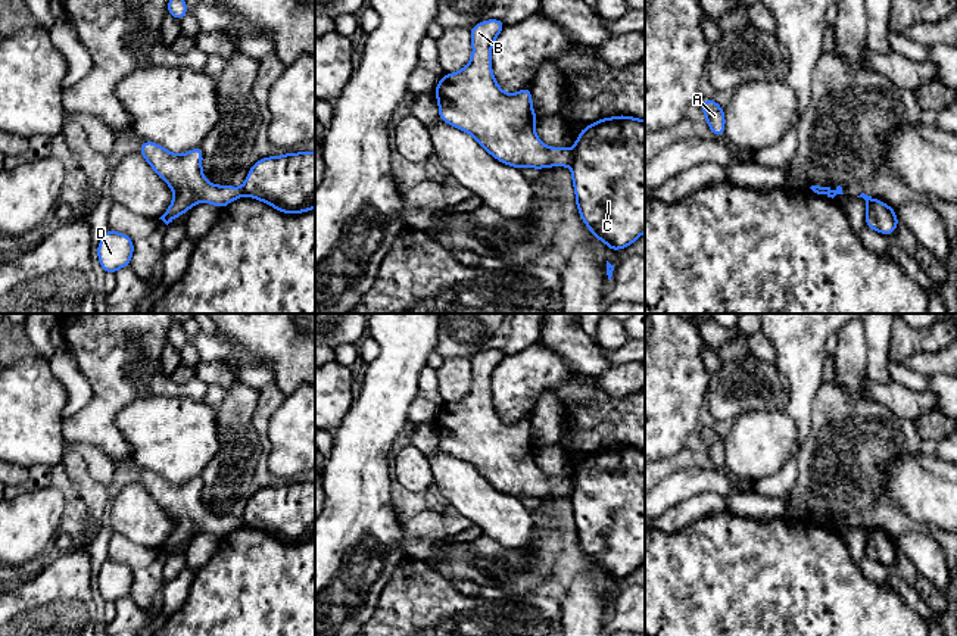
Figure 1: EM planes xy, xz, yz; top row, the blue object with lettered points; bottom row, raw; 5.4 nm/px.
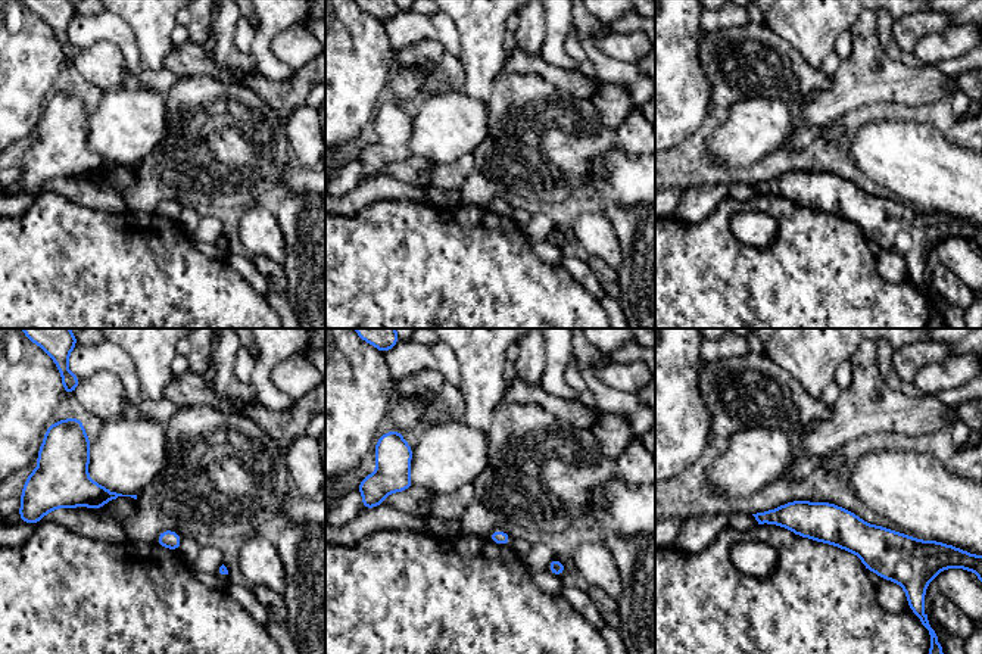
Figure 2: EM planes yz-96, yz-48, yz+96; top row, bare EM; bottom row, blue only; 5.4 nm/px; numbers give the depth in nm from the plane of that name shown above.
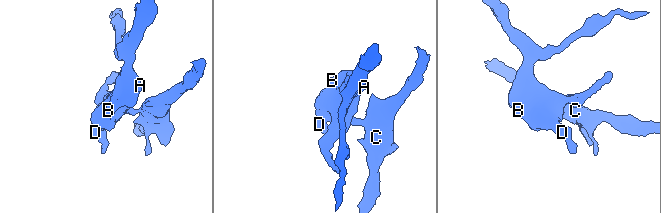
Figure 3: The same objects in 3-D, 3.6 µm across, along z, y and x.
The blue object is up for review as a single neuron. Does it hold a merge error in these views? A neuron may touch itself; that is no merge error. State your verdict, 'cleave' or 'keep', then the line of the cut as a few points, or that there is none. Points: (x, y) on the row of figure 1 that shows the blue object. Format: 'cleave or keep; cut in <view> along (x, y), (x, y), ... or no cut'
cleave; cut in xz along (570, 150), (571, 164)

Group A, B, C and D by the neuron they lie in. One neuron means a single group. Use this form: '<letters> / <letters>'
A B D / C

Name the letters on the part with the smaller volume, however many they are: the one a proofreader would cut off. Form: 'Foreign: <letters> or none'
Foreign: C

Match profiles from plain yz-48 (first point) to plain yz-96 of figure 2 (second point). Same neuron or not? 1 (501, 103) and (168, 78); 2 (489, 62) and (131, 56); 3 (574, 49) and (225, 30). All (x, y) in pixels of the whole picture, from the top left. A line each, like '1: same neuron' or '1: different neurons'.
1: different neurons
2: different neurons
3: different neurons

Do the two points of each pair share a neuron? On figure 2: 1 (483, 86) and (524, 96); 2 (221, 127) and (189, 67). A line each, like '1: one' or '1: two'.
1: two
2: two

